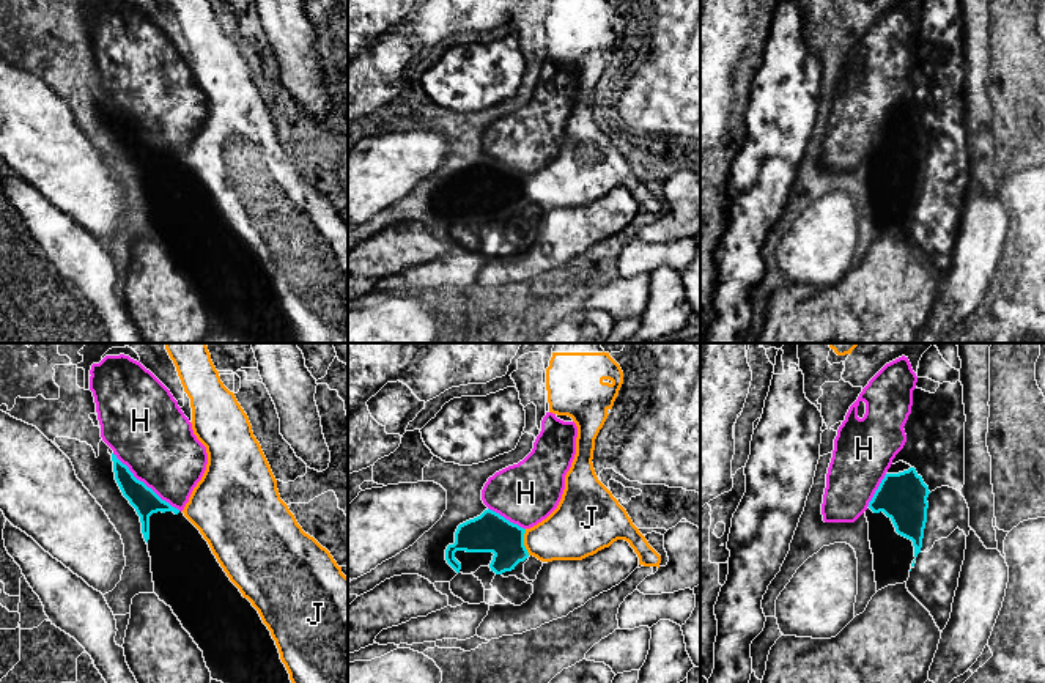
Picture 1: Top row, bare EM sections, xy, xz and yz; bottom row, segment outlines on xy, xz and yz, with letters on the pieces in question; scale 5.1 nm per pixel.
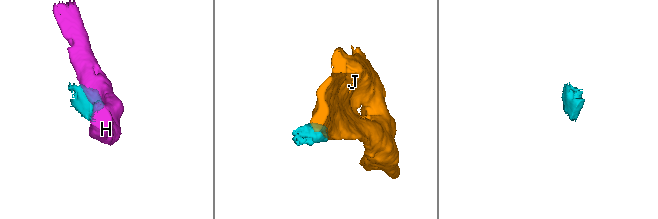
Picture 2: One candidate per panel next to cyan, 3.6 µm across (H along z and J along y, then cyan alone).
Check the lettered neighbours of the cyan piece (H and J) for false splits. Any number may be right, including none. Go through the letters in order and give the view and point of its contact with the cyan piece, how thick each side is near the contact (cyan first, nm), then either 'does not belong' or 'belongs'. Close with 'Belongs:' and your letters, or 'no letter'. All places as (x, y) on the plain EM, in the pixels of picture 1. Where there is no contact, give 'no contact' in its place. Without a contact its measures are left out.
H: meets cyan in xy at (144, 131); 140 nm thick on the cyan side, 400 nm on the other; does not belong
J: meets cyan in xz at (523, 189); 200 nm thick on the cyan side, 280 nm on the other; does not belong
Belongs: no letter

